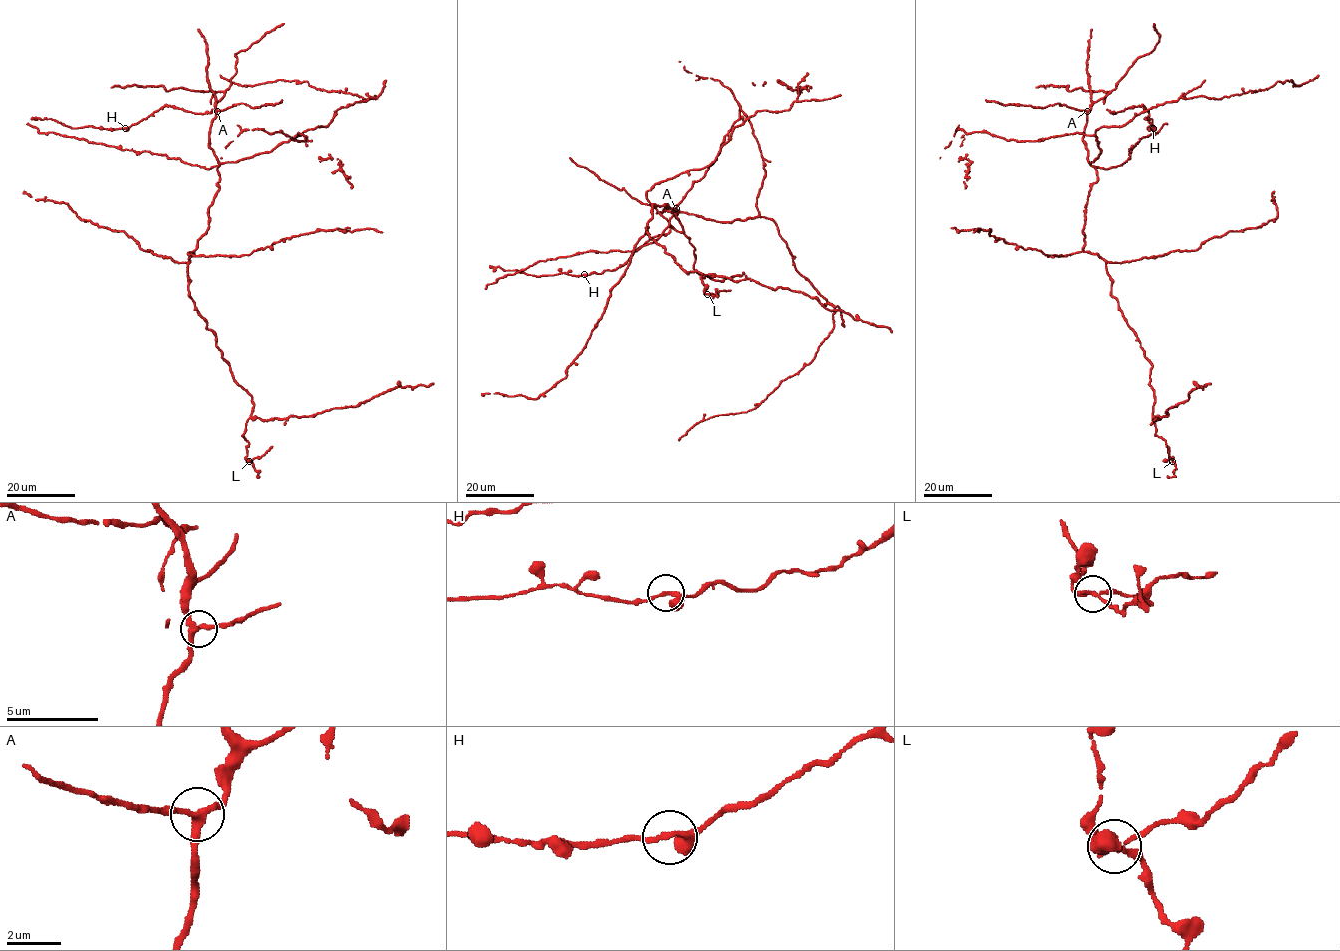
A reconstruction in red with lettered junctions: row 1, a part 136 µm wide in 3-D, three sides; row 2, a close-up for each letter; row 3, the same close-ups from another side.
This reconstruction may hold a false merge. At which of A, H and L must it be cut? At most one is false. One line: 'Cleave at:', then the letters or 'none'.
Cleave at: L

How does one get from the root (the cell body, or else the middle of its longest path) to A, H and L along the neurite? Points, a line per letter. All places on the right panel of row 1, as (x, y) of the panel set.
A: (1089, 194), (1090, 186), (1097, 180), (1097, 173), (1090, 164), (1083, 139), (1087, 111)
H: (1089, 194), (1097, 180), (1083, 139), (1090, 106), (1110, 92), (1107, 109), (1143, 106), (1153, 128)
L: (1089, 194), (1083, 250), (1096, 253), (1105, 262), (1111, 294), (1152, 364), (1155, 435), (1165, 440), (1172, 461)

